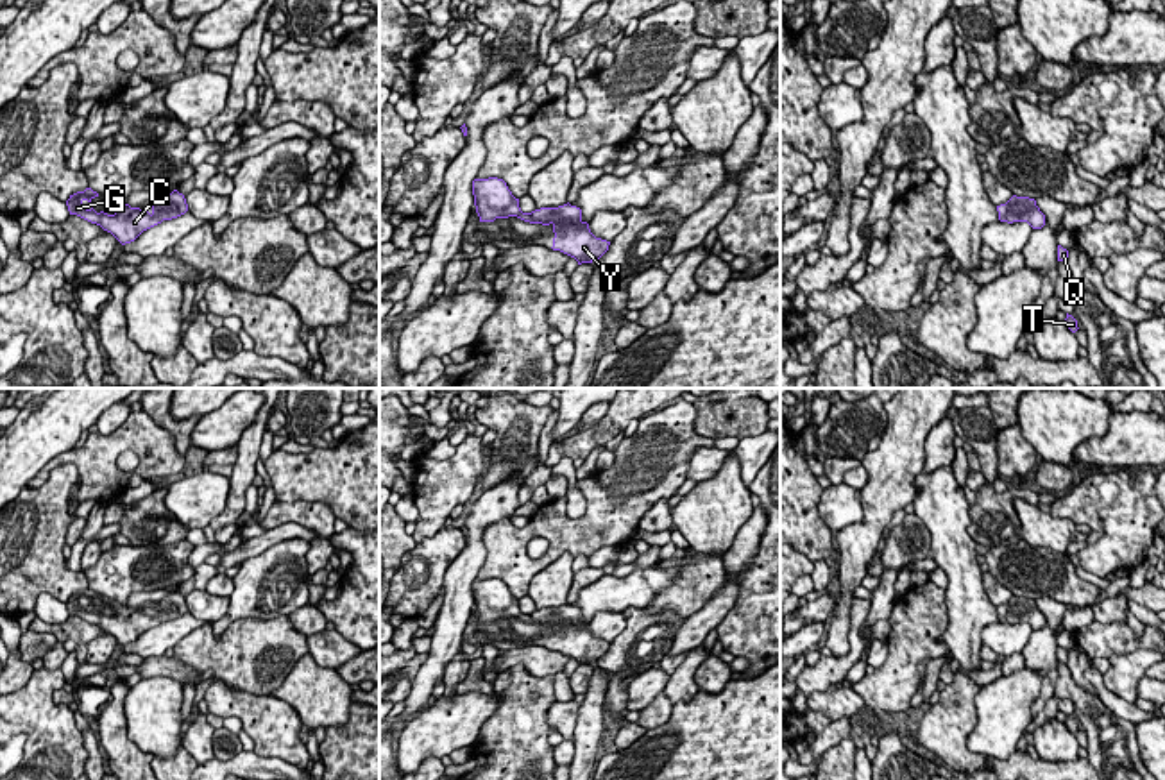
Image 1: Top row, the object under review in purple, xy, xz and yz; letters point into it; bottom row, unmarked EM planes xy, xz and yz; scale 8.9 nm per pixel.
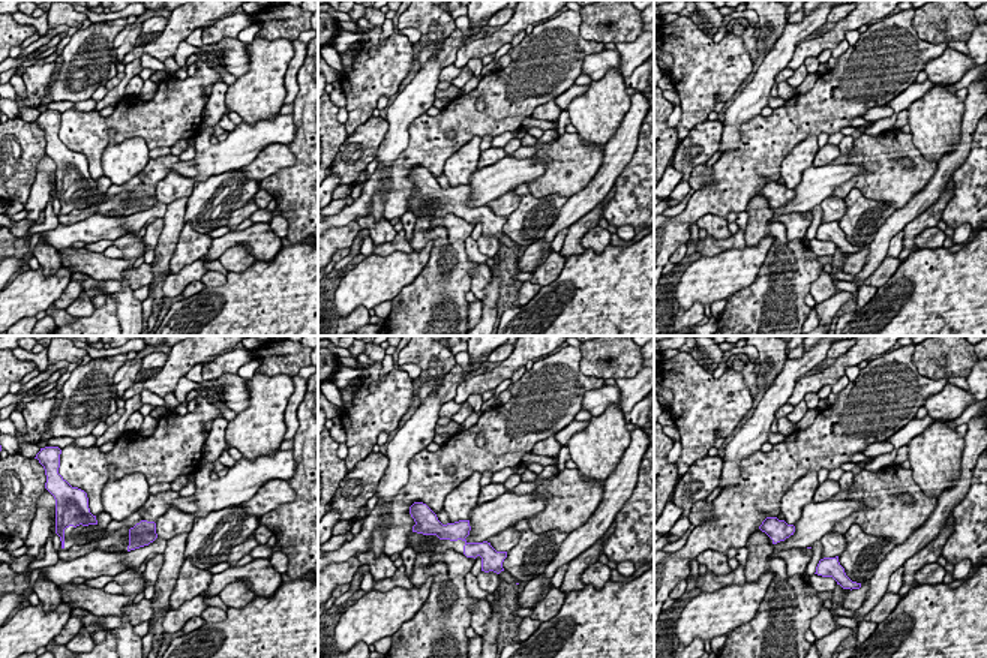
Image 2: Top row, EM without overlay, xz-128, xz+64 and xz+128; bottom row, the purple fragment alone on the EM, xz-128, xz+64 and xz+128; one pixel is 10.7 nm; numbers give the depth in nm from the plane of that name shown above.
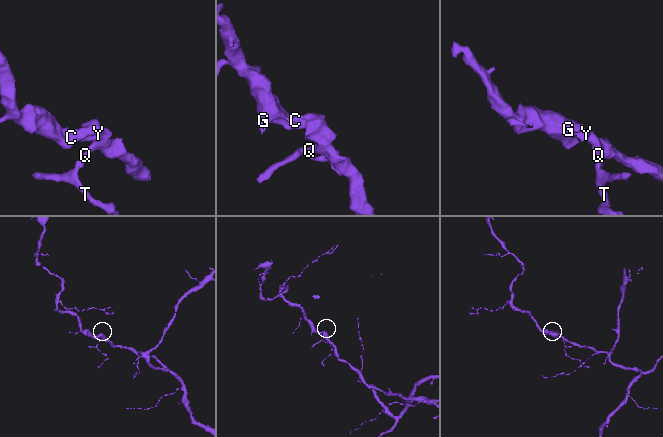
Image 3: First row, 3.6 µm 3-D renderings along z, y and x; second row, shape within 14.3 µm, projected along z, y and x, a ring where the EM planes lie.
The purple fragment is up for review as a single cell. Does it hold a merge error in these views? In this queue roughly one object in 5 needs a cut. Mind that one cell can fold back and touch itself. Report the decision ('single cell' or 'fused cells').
single cell

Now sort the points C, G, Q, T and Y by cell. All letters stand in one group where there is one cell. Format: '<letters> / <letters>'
C G Q T Y

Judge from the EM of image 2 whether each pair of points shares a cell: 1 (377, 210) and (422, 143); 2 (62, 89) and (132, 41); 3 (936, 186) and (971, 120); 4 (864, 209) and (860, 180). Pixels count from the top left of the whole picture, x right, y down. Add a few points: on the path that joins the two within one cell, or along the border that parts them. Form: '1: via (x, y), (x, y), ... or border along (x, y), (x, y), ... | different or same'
1: border along (387, 176), (374, 194), (371, 210), (366, 215) | different
2: border along (126, 24), (114, 39), (116, 60) | different
3: via (945, 170), (962, 150), (966, 137) | same
4: border along (843, 198), (858, 189), (894, 209) | different

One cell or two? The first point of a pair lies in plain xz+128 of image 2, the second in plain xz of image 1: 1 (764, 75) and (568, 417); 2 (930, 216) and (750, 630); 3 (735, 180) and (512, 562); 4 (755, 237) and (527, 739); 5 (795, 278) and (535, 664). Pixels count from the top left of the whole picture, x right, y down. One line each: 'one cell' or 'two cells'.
1: two cells
2: two cells
3: one cell
4: one cell
5: two cells

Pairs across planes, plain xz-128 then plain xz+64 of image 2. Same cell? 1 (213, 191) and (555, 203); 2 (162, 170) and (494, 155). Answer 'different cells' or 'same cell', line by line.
1: same cell
2: same cell

